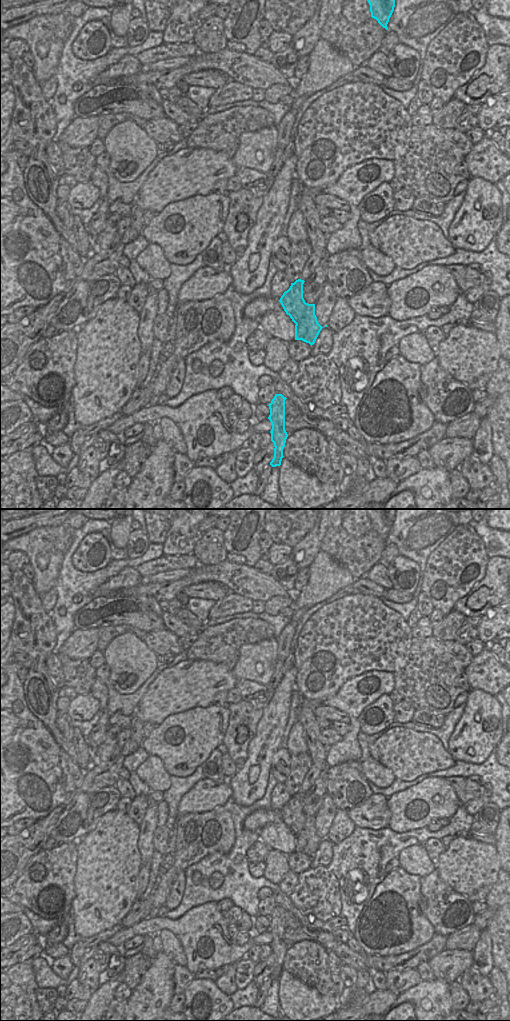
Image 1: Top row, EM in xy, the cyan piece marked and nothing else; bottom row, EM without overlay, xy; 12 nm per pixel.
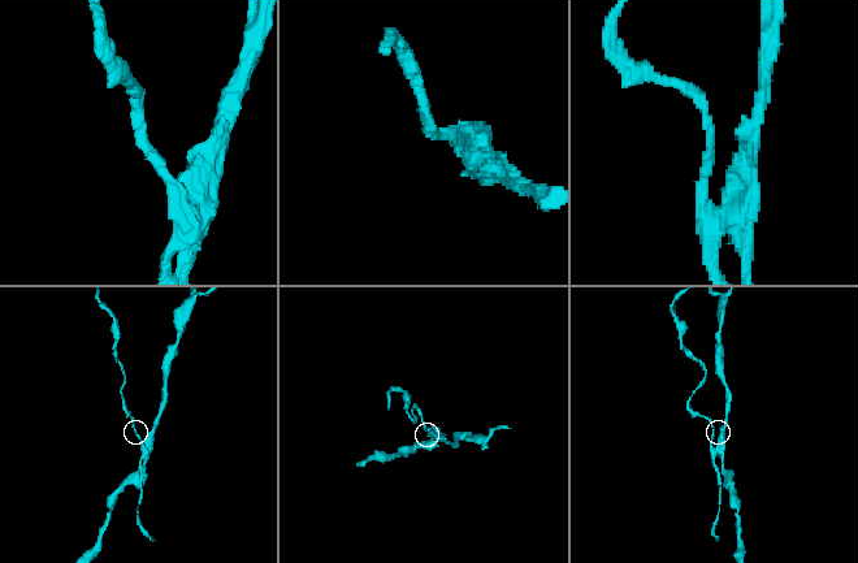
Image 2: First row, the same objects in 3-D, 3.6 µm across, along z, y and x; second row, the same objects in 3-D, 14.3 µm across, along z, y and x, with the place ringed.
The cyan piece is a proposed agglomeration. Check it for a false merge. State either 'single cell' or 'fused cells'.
fused cells

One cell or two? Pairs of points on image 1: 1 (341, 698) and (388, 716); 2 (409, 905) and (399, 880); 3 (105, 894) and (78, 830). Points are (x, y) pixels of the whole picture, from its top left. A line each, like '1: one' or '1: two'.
1: two
2: one
3: two

